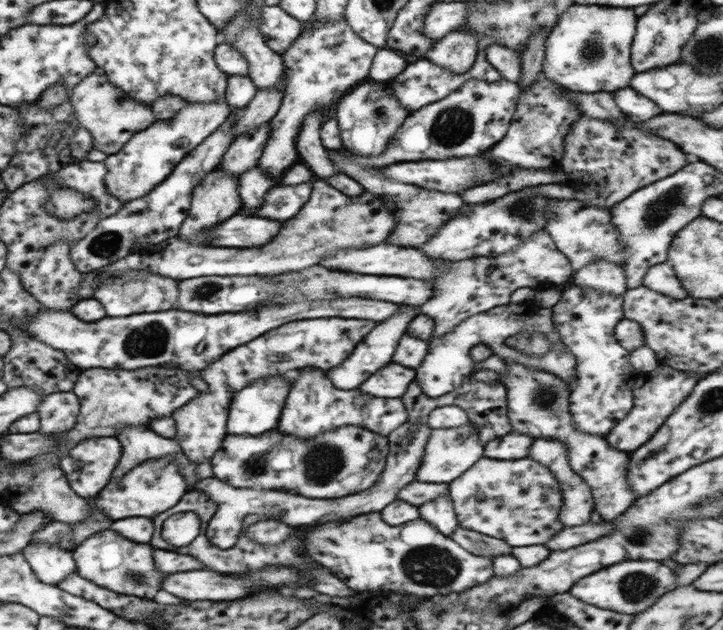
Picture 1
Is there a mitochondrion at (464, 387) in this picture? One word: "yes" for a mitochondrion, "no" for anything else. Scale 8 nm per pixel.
no

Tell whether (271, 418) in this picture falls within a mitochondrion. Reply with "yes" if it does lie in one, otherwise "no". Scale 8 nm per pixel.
no

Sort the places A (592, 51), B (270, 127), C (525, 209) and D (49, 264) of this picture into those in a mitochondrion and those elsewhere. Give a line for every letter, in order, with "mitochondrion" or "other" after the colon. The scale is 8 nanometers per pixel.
A: mitochondrion
B: other
C: mitochondrion
D: other

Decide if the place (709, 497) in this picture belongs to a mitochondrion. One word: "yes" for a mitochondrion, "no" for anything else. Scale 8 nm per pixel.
yes

